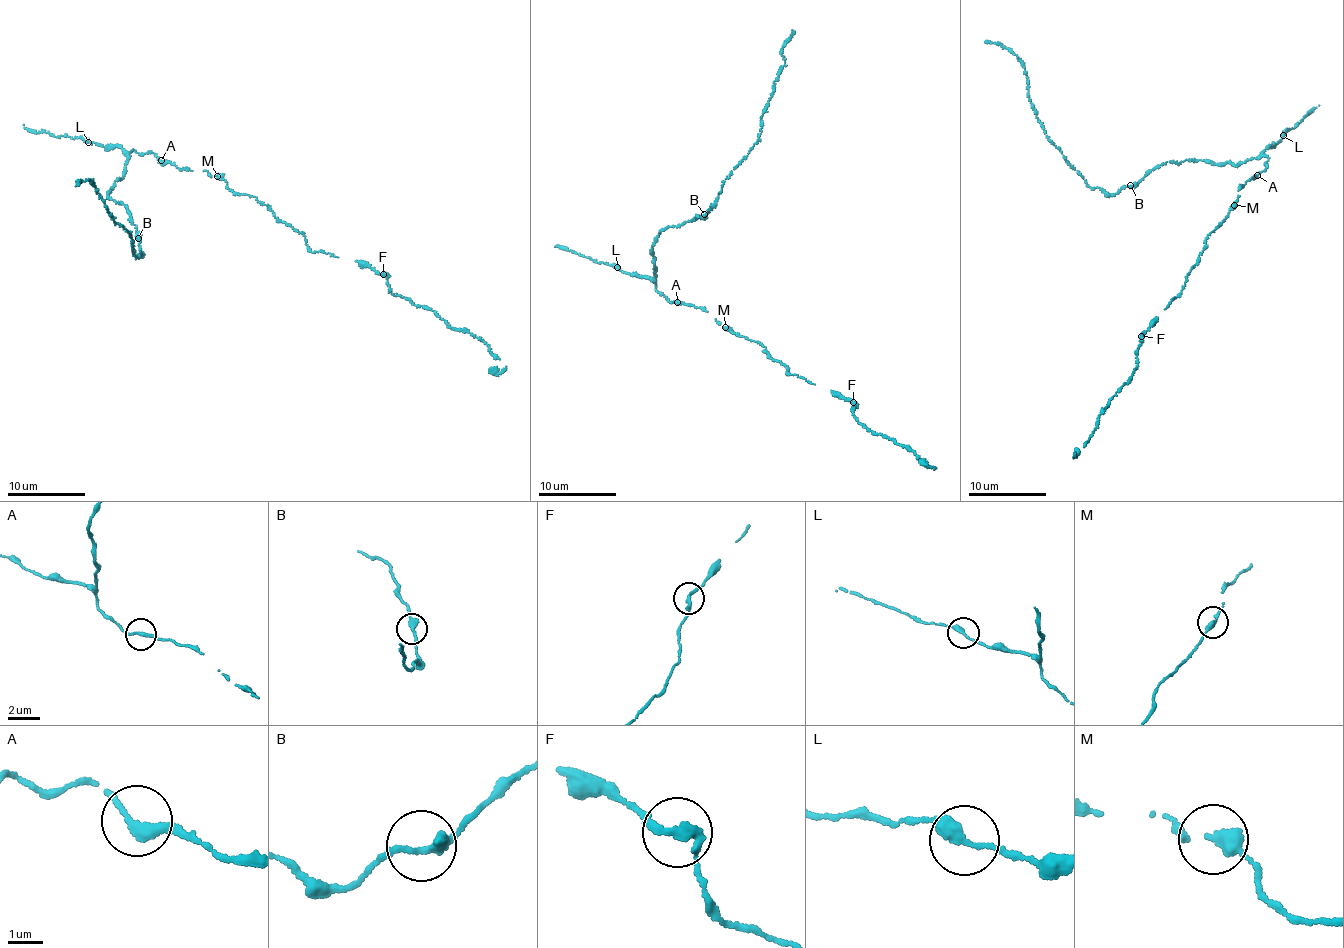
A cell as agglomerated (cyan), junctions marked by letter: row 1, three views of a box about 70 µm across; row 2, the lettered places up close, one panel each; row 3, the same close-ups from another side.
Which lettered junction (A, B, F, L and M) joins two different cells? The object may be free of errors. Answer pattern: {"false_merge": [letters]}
{"false_merge": []}

